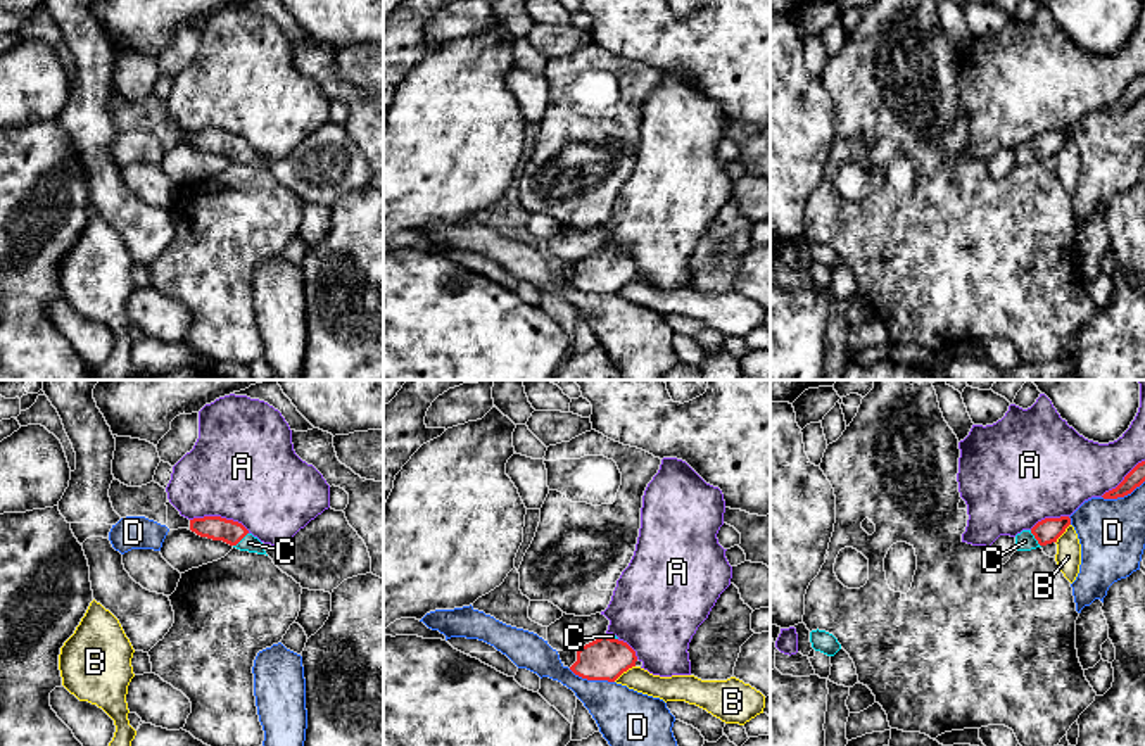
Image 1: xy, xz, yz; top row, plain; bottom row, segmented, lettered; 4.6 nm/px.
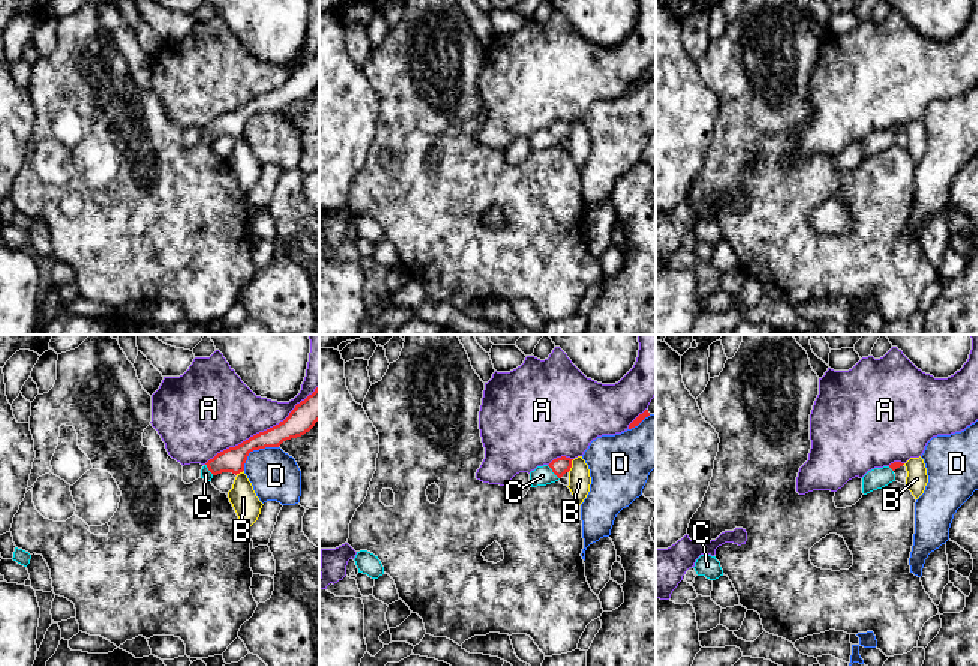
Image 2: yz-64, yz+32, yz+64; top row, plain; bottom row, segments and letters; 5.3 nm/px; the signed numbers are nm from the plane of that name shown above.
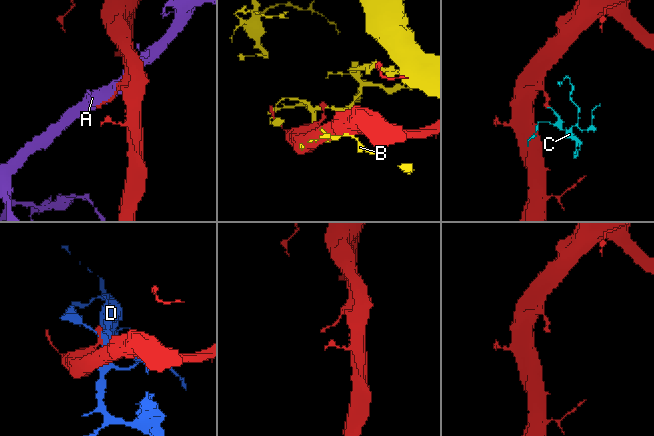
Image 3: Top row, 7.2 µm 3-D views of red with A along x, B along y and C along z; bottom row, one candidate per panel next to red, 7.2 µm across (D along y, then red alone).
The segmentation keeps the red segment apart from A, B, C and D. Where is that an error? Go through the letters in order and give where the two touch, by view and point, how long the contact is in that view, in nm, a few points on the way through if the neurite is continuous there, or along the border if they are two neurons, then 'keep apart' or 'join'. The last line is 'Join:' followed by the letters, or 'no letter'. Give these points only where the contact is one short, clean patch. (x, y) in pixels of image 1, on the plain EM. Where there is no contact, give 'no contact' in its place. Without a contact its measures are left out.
A: xy (220, 130) | 280 nm | keep apart
B: xz (624, 284) | 130 nm | keep apart
C: yz (1035, 151) | 90 nm | across yz (1047, 144), (1035, 151), (1024, 154) | join
D: xz (591, 292) | 220 nm | keep apart
Join: C

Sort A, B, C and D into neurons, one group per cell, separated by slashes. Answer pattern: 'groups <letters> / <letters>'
groups A / B / C / D

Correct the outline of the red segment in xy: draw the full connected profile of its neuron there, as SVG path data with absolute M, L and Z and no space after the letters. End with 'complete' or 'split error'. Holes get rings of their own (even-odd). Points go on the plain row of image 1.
M204 130L190 133L190 143L200 150L223 154L240 164L266 168L263 155L242 136L221 130Z; split error

